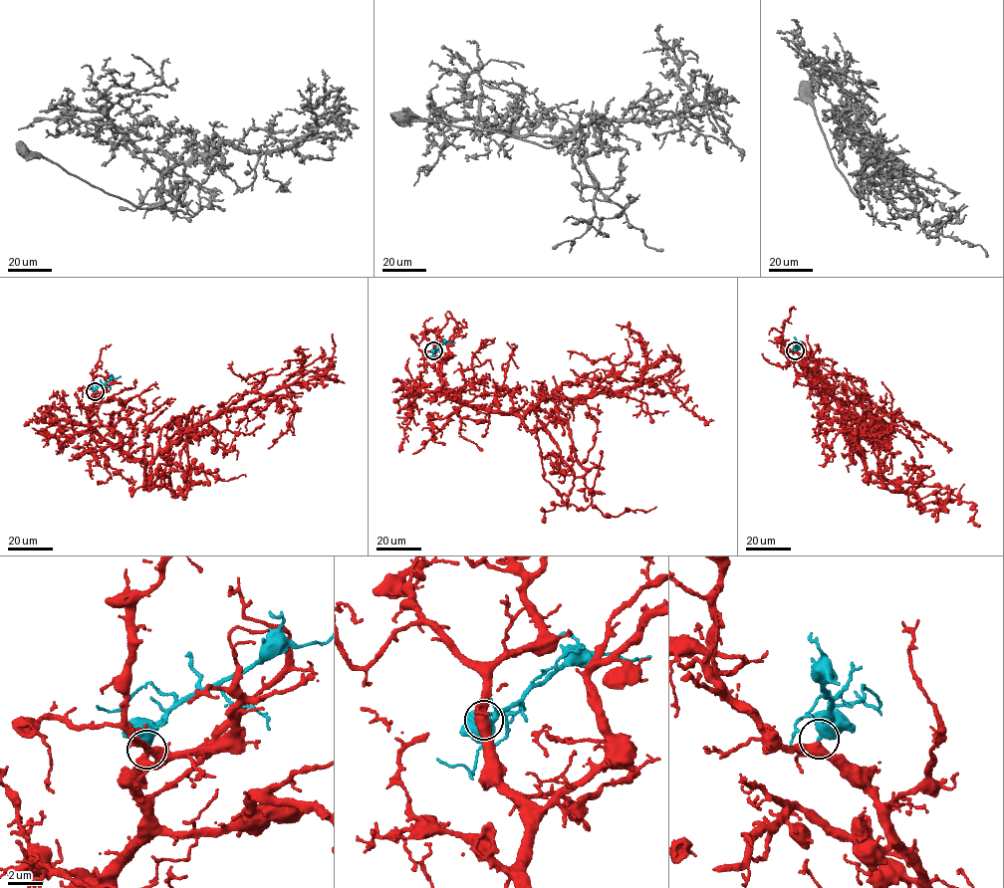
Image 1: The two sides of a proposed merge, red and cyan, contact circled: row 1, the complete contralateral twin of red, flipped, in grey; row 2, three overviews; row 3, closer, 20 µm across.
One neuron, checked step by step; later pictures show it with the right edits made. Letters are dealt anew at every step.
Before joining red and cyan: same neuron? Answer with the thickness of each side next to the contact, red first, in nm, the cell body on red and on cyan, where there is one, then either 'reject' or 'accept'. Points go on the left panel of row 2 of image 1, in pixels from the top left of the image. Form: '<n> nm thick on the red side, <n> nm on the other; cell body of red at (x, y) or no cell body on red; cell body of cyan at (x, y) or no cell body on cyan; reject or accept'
400 nm thick on the red side, 600 nm on the other; no cell body on red; no cell body on cyan; accept

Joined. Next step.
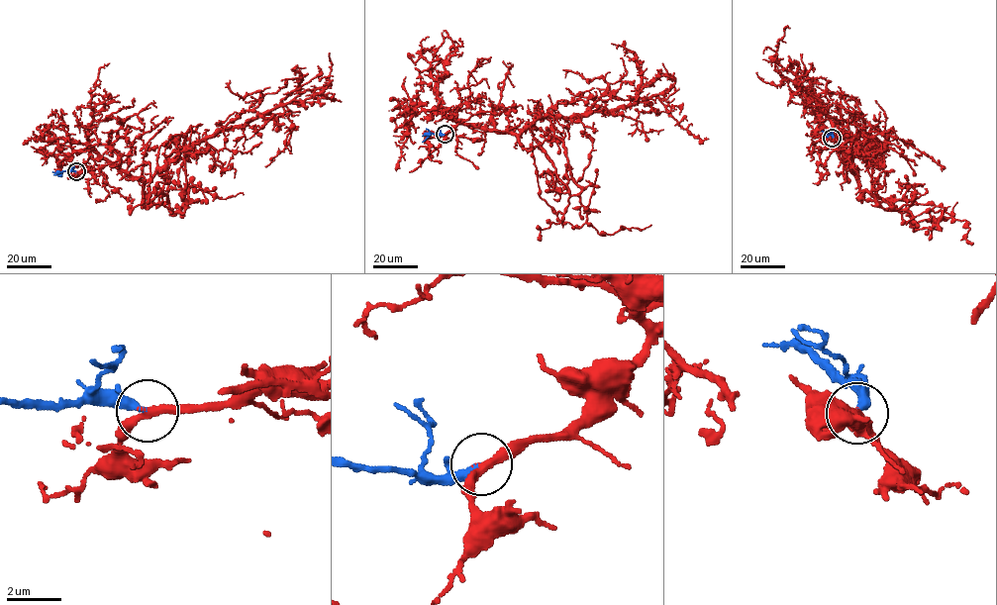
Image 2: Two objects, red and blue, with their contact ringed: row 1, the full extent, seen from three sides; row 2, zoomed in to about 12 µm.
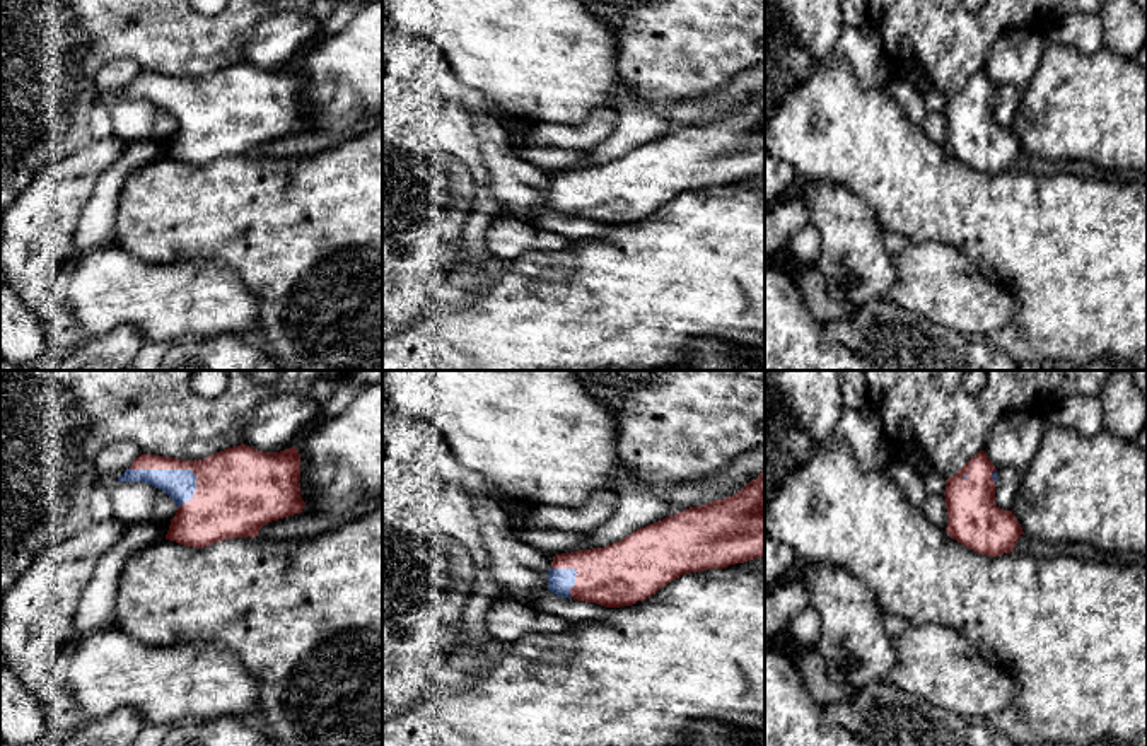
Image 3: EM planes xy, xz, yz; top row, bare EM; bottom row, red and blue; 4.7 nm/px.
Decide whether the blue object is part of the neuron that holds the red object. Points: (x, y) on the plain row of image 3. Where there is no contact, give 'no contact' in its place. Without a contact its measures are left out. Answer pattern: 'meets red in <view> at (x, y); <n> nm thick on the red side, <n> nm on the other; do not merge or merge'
meets red in xy at (171, 86); 260 nm thick on the red side, 150 nm on the other; merge

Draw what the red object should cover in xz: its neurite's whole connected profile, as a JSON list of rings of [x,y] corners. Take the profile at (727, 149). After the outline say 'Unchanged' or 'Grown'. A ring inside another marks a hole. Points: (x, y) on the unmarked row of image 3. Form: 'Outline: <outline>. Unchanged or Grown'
Outline: [[[765,89],[741,109],[690,125],[604,166],[553,174],[548,207],[606,225],[632,224],[683,191],[765,174]]]. Grown

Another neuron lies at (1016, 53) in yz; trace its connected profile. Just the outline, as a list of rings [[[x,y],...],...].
[[[1002,29],[987,55],[985,70],[995,85],[1014,85],[1024,94],[1045,50],[1041,29]]]

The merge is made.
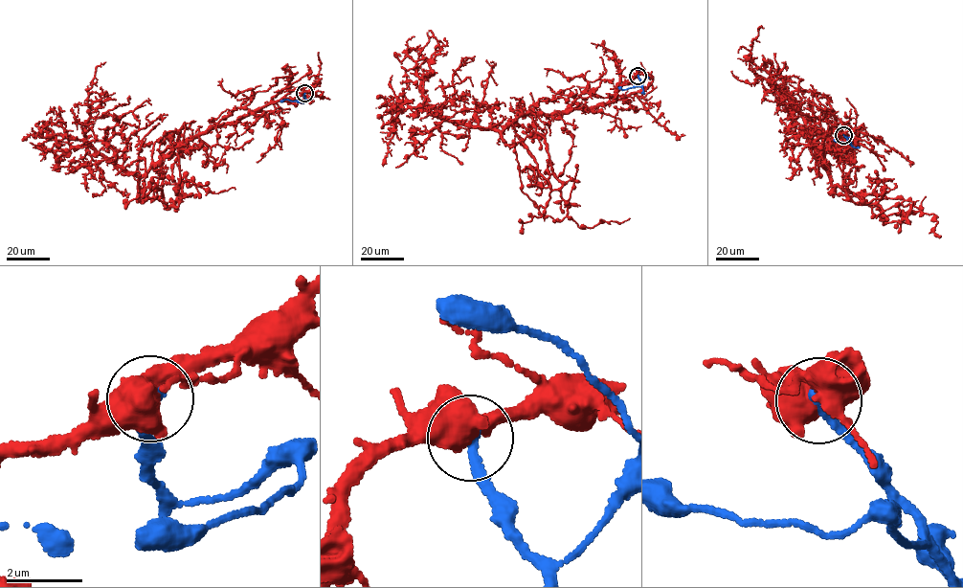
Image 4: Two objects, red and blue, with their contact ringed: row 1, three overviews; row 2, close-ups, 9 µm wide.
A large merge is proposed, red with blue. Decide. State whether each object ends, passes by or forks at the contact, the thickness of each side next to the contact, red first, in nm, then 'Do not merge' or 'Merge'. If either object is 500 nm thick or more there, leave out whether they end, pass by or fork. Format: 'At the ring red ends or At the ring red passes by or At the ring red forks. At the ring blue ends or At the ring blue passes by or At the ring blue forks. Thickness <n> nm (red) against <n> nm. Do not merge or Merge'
Thickness 600 nm (red) against 280 nm. Do not merge

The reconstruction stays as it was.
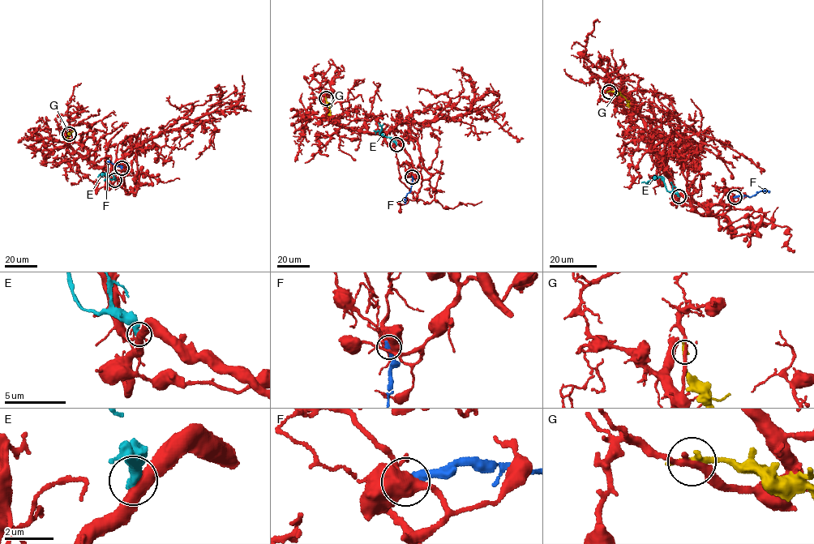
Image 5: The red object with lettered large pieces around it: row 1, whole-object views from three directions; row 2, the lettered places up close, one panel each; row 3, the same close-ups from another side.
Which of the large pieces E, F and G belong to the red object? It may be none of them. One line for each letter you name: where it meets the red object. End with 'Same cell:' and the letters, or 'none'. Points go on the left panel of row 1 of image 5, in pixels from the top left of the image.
Same cell: none

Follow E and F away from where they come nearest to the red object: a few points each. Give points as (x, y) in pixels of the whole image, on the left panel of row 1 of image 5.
E: (114, 180), (103, 173), (106, 177), (104, 181)
F: (122, 168), (108, 161)

